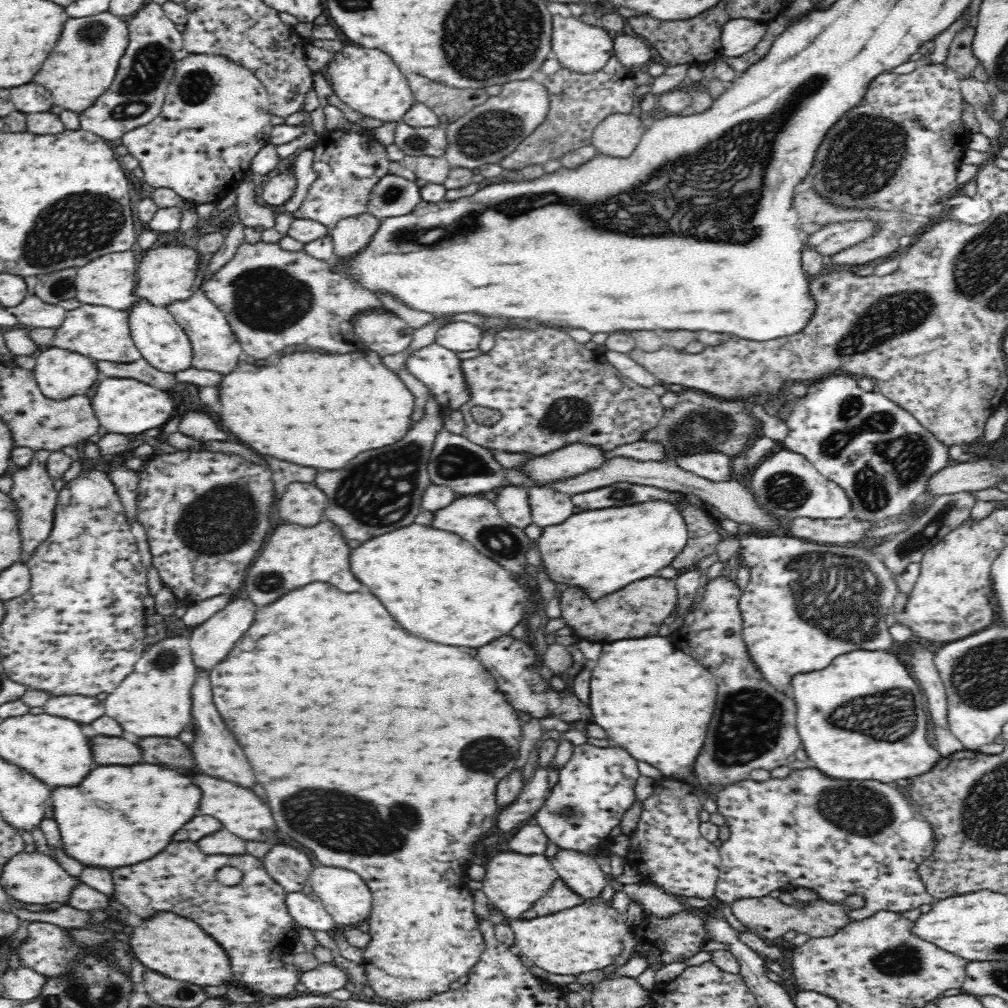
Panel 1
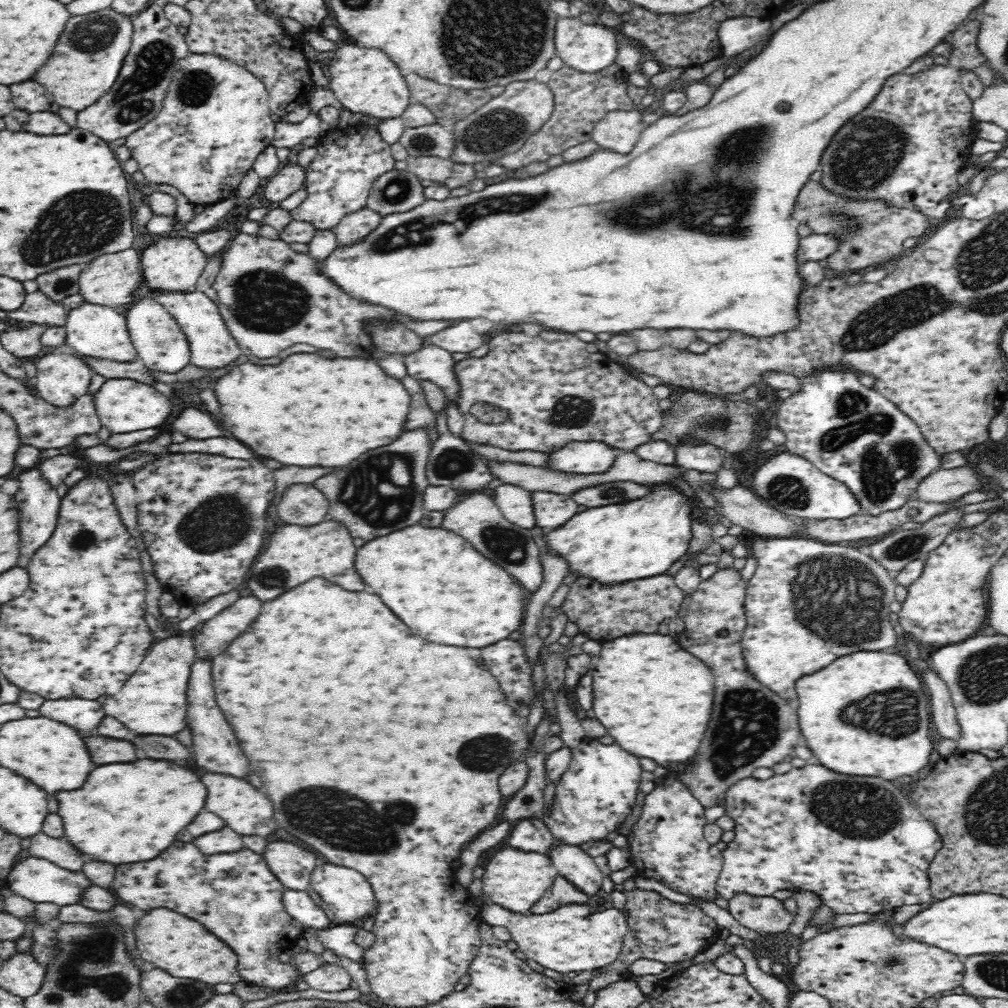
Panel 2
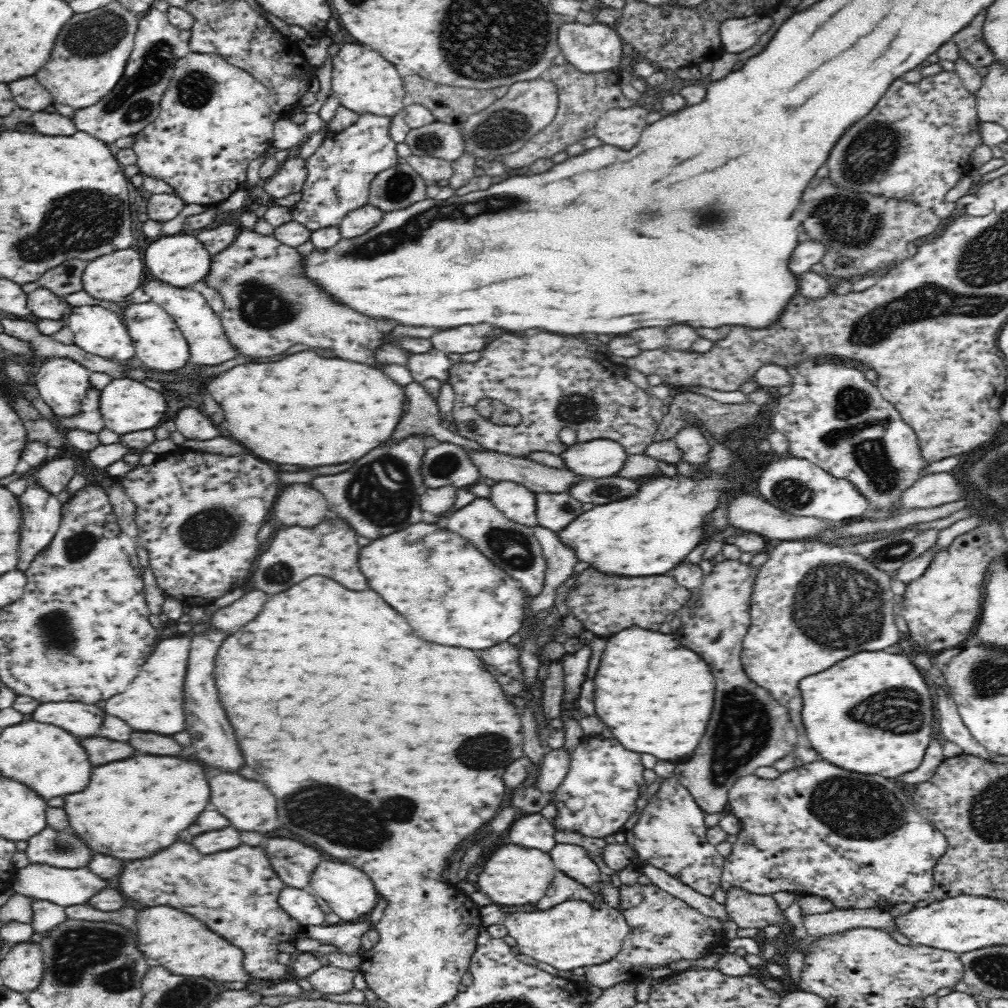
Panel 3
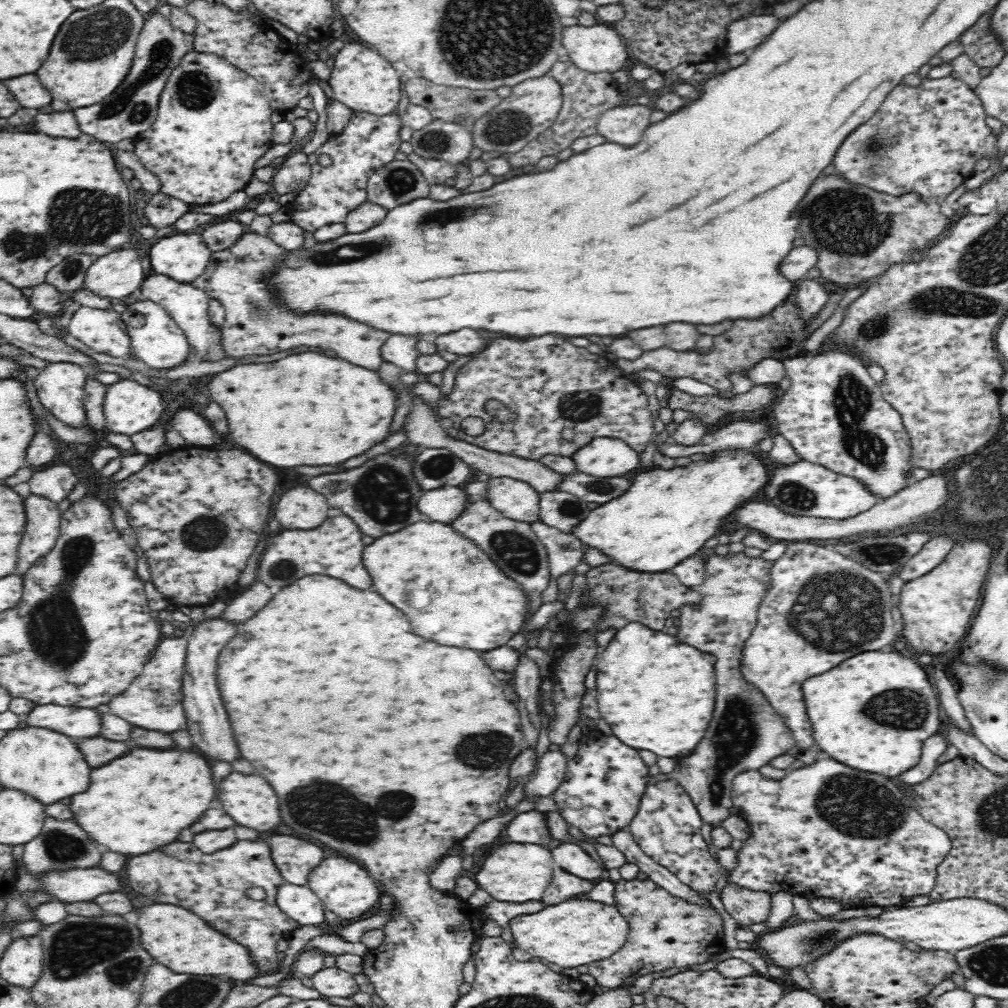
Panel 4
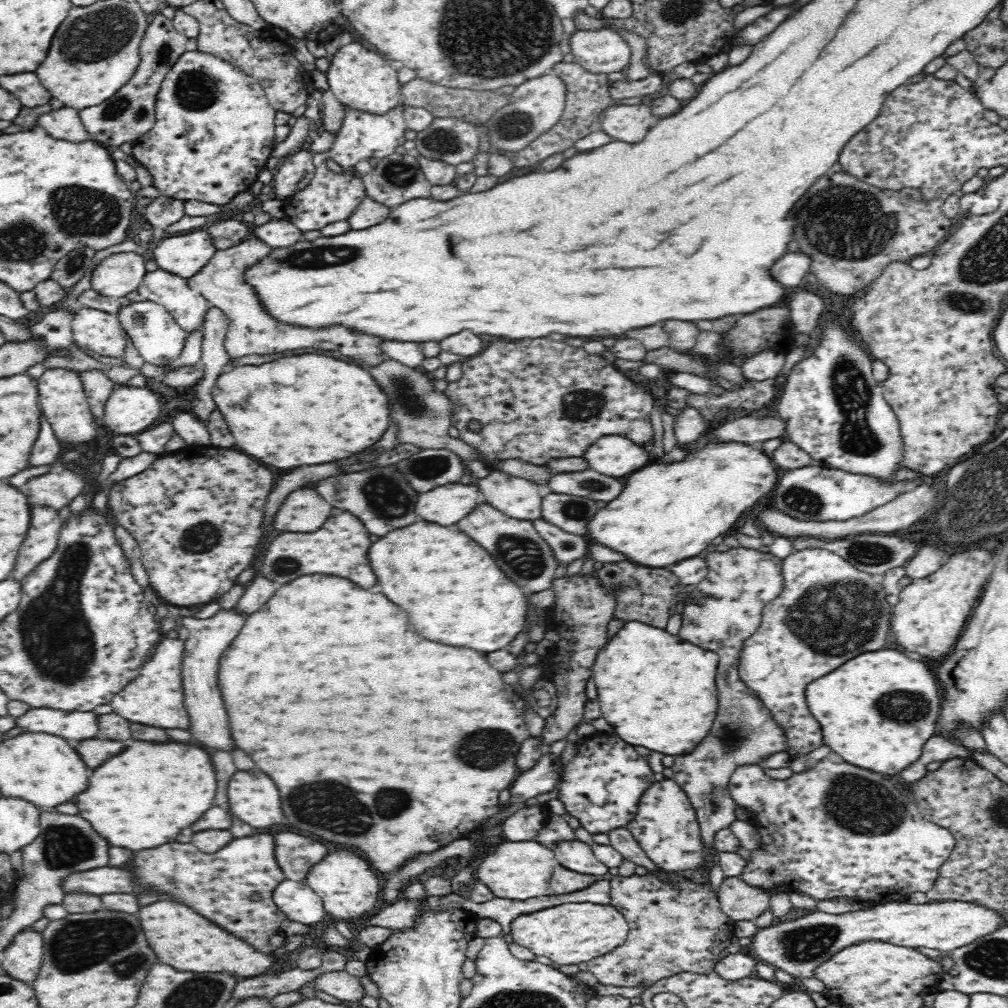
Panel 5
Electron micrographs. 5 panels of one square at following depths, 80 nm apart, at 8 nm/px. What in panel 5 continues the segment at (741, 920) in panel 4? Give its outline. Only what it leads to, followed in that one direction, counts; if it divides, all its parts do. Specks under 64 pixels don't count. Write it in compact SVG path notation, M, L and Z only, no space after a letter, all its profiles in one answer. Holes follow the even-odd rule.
M739 876L725 877L717 891L718 902L723 913L728 915L732 922L737 920L753 920L760 916L766 908L771 908L771 892L764 889L752 887Z

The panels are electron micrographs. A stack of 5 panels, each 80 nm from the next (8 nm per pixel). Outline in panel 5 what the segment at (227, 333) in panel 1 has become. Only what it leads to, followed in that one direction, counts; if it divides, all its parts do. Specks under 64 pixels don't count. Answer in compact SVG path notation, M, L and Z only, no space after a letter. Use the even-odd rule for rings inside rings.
M163 268L146 272L136 291L125 297L131 302L148 299L161 304L186 332L194 332L202 326L204 312L210 305L188 286L187 279Z

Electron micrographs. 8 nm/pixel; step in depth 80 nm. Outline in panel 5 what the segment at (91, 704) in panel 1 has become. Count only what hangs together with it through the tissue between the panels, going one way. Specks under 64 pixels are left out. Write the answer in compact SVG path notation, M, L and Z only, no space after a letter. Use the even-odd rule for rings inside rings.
M31 708L26 714L14 717L14 724L22 730L21 733L50 733L50 735L62 736L66 740L86 740L86 738L94 738L98 732L96 714L92 711L68 712L52 708Z

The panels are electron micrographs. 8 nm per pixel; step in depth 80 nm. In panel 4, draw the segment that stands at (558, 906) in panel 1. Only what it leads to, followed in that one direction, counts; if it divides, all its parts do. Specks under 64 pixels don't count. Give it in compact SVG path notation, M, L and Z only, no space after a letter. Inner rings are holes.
M554 868L554 878L552 878L550 886L546 888L542 900L546 904L558 904L558 902L564 902L564 900L568 900L572 896L589 892L594 888L595 883L585 878L572 876L566 870L562 870L562 868Z

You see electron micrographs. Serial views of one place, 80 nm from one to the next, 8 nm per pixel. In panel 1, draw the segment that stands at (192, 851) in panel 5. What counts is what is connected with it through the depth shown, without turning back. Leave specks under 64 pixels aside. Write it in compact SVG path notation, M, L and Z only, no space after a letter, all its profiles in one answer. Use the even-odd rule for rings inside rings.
M172 842L168 848L164 848L158 856L142 862L132 864L126 868L112 870L114 878L114 898L124 904L130 912L138 914L140 918L150 918L156 912L174 912L178 916L190 918L198 922L204 932L208 932L230 956L232 972L234 974L233 984L250 988L254 994L263 996L279 996L292 994L296 984L299 983L300 972L293 963L285 964L280 957L288 952L294 951L298 943L298 930L301 926L292 918L285 903L286 890L278 884L274 877L268 874L262 860L242 854L242 856L206 856L198 850L194 842ZM224 866L234 866L242 870L242 882L237 886L222 886L216 880L216 872Z

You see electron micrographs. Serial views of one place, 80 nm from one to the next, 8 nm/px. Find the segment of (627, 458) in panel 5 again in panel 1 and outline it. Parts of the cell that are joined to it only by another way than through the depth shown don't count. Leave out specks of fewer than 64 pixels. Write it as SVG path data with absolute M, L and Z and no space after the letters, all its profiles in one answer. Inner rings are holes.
M582 442L572 443L562 450L530 460L524 466L524 472L528 472L530 478L542 486L554 480L598 470L606 460L608 458L599 446Z

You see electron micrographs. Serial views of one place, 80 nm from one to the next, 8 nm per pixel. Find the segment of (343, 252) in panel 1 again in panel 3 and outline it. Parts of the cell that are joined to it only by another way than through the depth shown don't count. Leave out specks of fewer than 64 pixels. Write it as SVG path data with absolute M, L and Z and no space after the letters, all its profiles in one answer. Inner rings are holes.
M369 202L350 211L339 224L342 238L354 238L354 236L366 234L368 230L372 230L381 223L384 213L381 208L372 206Z

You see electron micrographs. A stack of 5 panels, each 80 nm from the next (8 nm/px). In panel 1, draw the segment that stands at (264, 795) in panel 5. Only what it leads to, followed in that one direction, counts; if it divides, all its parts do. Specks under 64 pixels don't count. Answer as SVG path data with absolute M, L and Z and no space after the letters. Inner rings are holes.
M206 774L196 776L194 784L200 786L202 792L204 792L202 802L200 802L200 812L218 818L226 826L226 830L230 830L232 834L242 836L244 840L266 842L268 838L256 838L256 836L266 836L268 832L272 832L276 828L268 804L262 802L260 796L256 796L252 790L242 788L242 786L238 786L234 782L226 782L226 780L220 780L220 778L206 776Z

